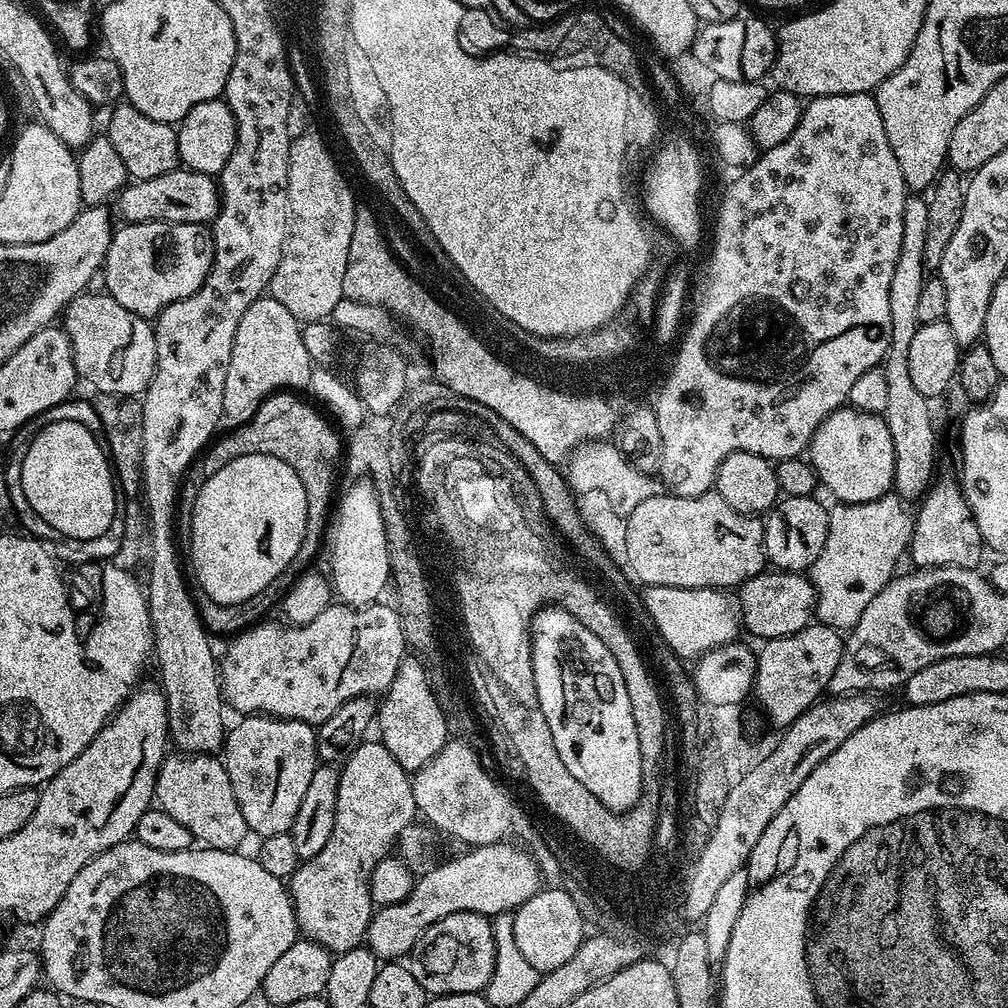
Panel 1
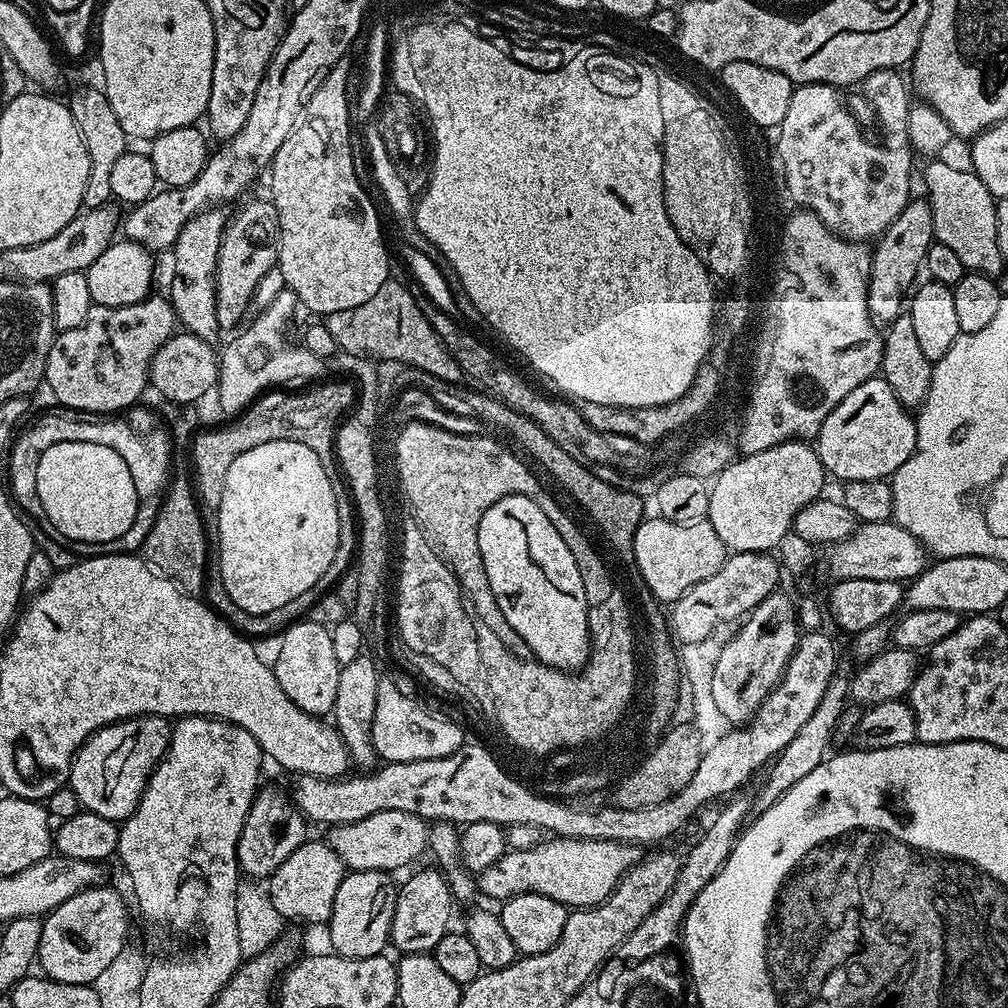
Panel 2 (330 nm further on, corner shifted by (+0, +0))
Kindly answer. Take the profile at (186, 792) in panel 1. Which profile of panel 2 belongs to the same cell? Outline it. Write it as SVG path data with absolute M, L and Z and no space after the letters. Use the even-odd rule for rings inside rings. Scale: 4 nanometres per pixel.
M131 716L128 720L119 720L117 724L107 724L88 737L80 747L68 770L67 787L72 788L77 795L83 811L93 812L107 820L123 822L130 814L134 814L152 771L168 752L171 737L172 724L163 716Z

